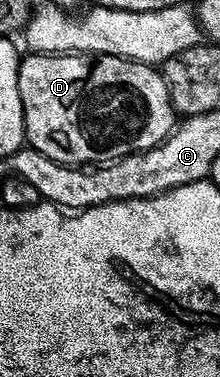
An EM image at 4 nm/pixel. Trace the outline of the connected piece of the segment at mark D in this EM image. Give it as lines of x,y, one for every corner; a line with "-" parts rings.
32,52
27,56
21,57
20,70
16,73
16,87
24,105
24,136
27,145
34,147
35,150
46,156
50,156
50,160
69,164
115,162
117,158
125,158
127,154
137,154
140,150
154,148
164,141
177,125
178,115
172,107
172,97
168,91
168,85
163,73
155,65
146,62
135,62
132,58
119,58
113,54
90,54
87,52
74,54
37,54

